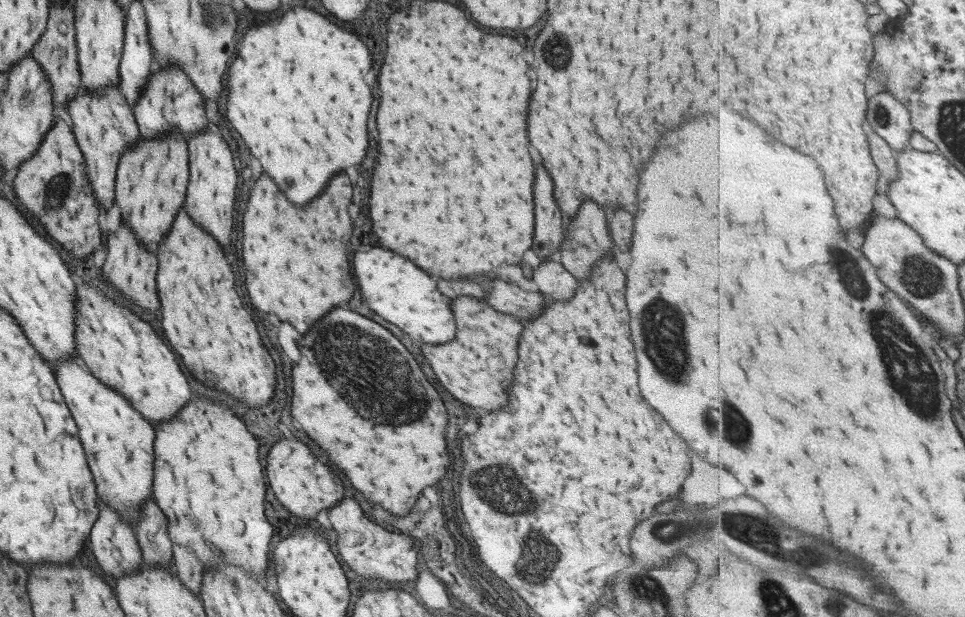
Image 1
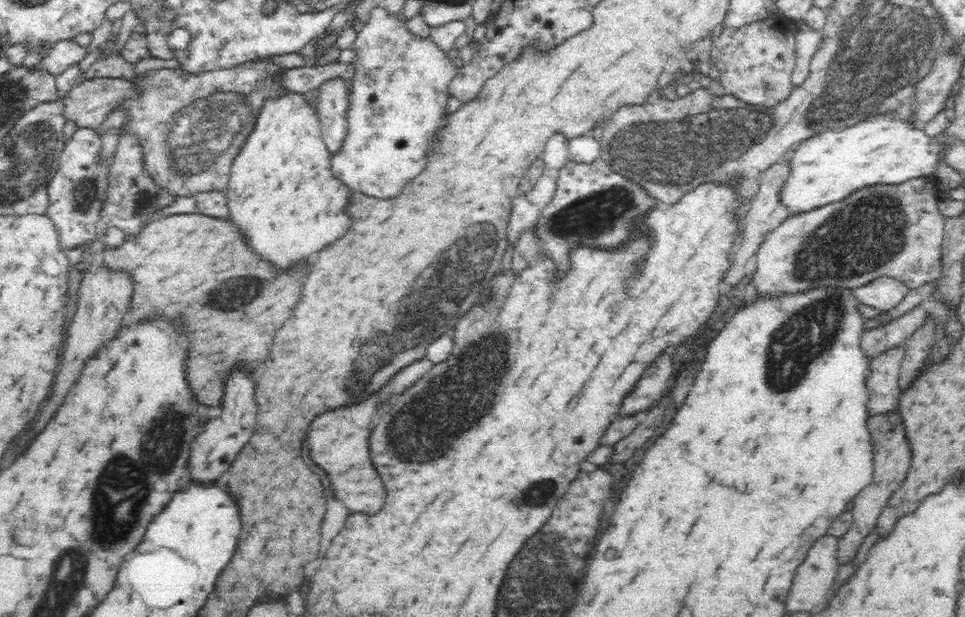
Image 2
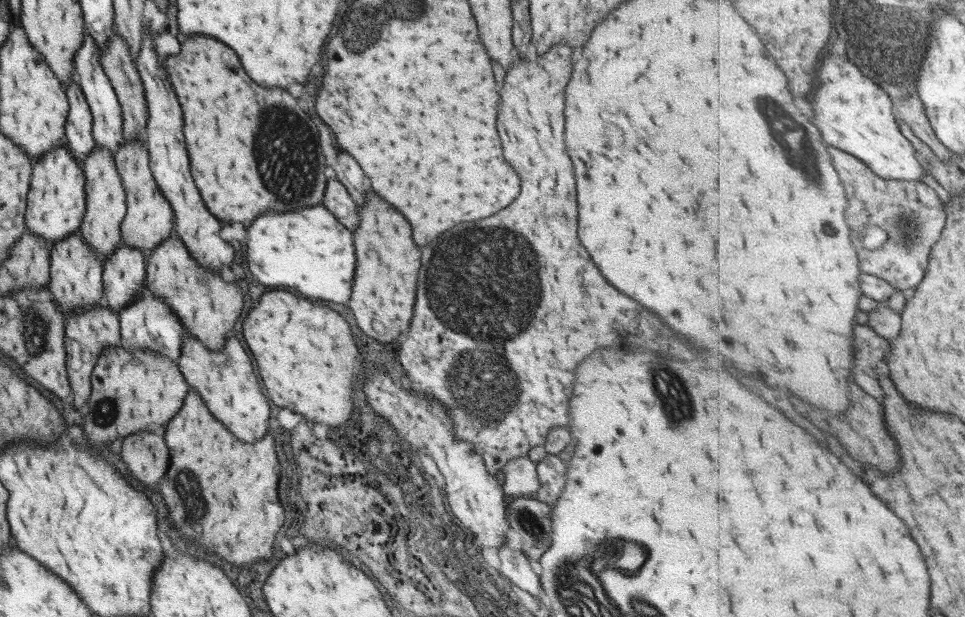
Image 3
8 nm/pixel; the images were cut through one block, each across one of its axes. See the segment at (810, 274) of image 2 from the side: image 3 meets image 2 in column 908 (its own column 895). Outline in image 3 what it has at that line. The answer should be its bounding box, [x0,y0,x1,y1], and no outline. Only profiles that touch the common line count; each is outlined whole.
[831,146,946,291]

